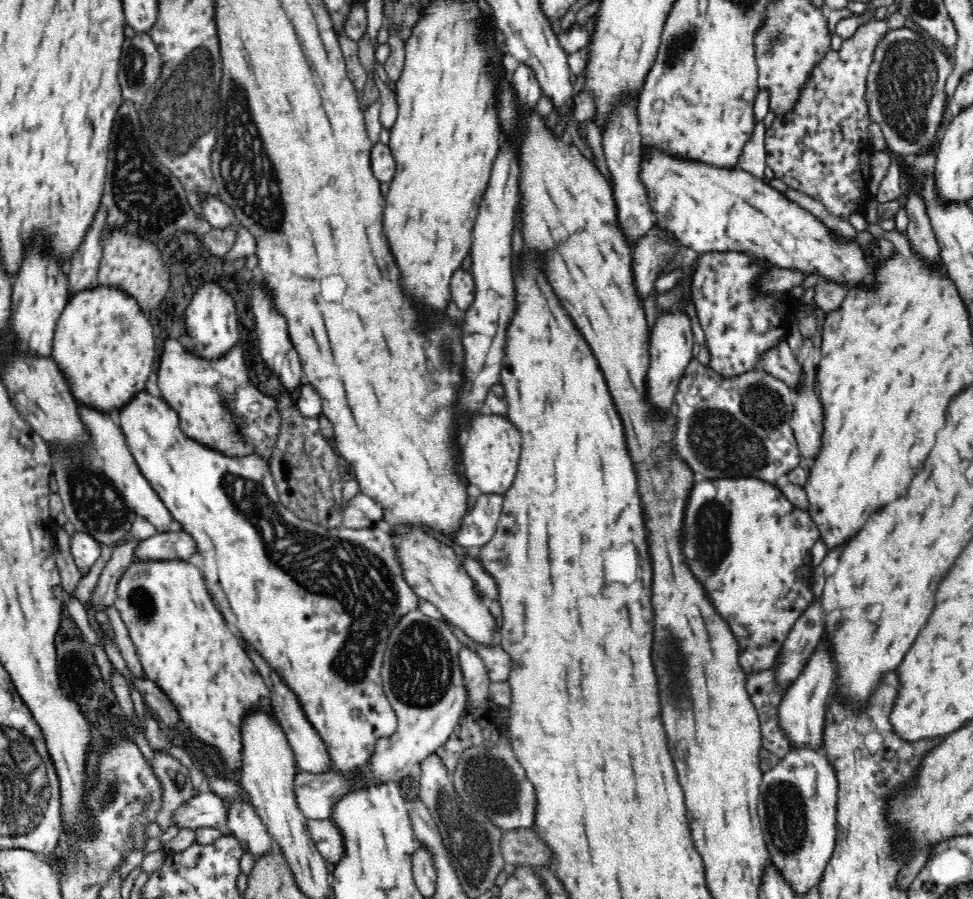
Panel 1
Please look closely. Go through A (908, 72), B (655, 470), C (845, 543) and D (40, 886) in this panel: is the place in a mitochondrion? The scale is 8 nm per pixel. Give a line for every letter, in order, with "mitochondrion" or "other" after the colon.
A: mitochondrion
B: other
C: other
D: other

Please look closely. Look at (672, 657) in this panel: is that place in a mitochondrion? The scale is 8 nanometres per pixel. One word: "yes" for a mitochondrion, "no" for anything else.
yes

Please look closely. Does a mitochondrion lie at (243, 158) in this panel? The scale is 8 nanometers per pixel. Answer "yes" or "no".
yes

